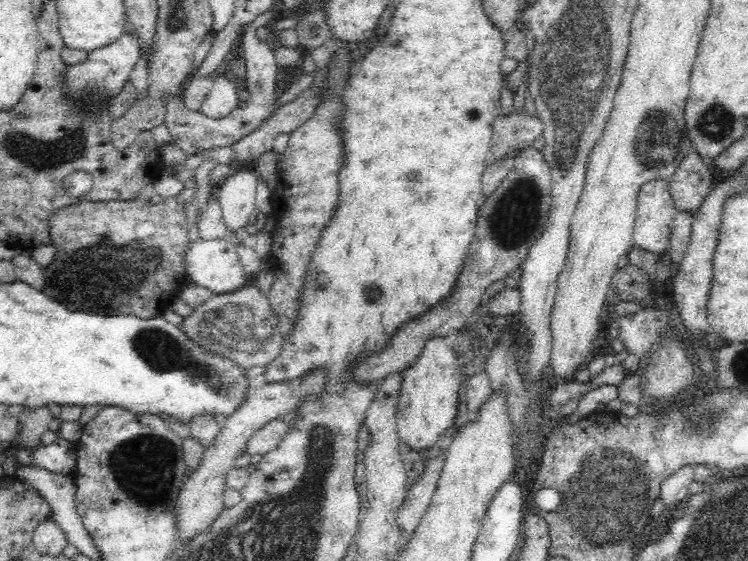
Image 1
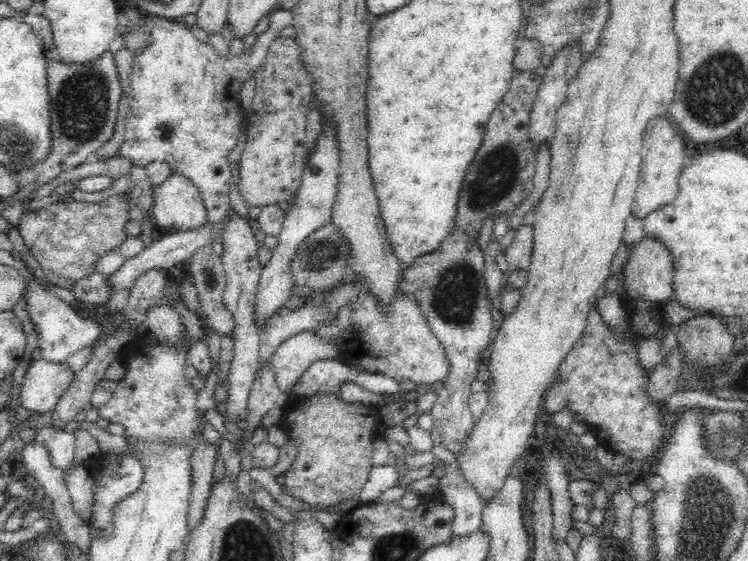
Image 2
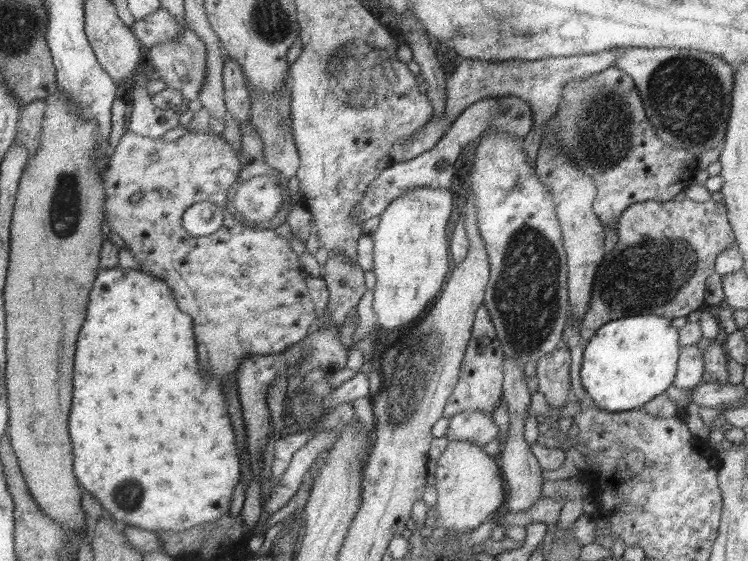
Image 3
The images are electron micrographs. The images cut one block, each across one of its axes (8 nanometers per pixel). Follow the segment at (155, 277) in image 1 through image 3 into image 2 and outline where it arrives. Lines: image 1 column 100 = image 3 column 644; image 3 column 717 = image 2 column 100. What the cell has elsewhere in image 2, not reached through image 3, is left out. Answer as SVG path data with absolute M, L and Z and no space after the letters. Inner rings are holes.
M125 193L112 195L99 203L57 202L38 211L23 211L17 229L48 283L71 289L76 281L94 274L96 260L101 254L110 250L118 252L120 244L128 237L122 229L131 210L124 196Z

